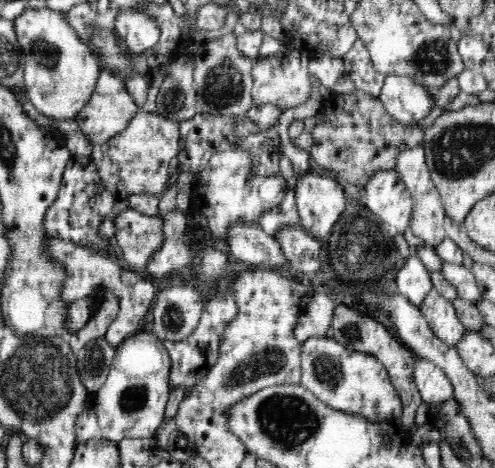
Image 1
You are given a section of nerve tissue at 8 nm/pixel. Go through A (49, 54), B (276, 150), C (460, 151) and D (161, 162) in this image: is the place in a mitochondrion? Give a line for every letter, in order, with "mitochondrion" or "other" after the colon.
A: mitochondrion
B: other
C: mitochondrion
D: other

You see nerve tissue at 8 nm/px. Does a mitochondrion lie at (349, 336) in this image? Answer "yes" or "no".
yes

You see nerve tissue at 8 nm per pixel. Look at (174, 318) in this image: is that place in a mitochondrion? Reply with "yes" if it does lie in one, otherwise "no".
yes

